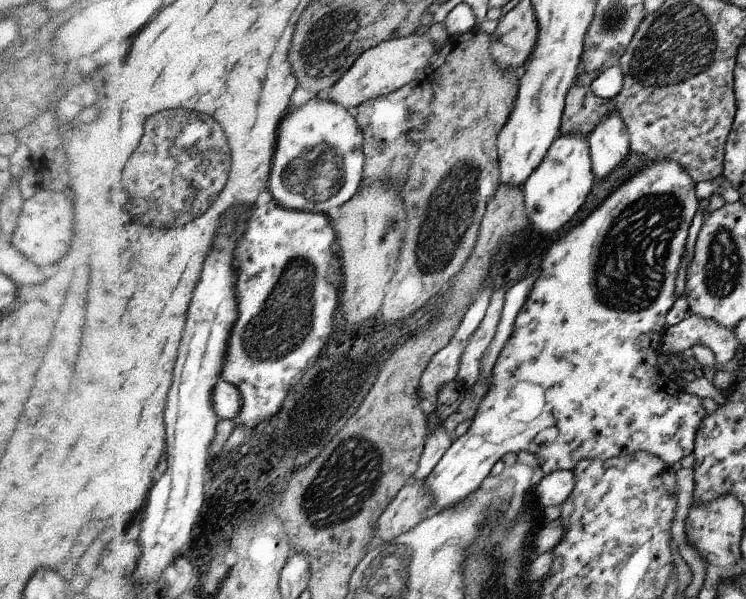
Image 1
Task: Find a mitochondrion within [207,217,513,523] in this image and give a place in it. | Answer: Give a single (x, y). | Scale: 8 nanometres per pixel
(279, 329)

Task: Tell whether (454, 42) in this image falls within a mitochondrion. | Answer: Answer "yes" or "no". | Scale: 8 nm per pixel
no

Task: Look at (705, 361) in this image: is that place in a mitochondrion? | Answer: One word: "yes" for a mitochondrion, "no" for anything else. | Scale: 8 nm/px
no

